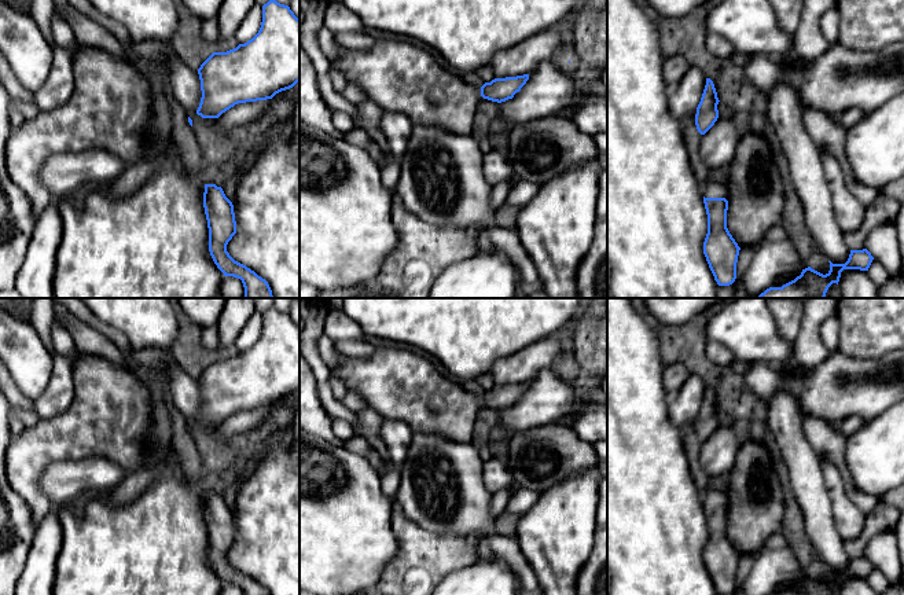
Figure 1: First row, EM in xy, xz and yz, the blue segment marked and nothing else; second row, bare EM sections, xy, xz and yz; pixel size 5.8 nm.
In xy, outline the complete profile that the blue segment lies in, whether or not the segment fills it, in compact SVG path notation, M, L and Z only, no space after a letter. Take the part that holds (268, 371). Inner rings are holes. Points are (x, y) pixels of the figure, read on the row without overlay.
M269 308L262 313L258 341L227 360L213 360L198 377L202 405L196 422L218 426L238 411L272 407L300 389L300 327L289 313Z

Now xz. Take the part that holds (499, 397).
M378 349L368 359L345 356L343 361L331 374L339 378L349 392L360 396L382 418L405 422L414 433L437 434L463 444L473 442L477 407L506 409L512 407L529 388L529 382L495 386L481 396L474 396L441 375L426 359L396 349Z

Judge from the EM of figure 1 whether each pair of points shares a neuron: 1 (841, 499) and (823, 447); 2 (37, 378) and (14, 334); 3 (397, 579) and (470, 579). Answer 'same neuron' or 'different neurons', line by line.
1: different neurons
2: same neuron
3: different neurons

